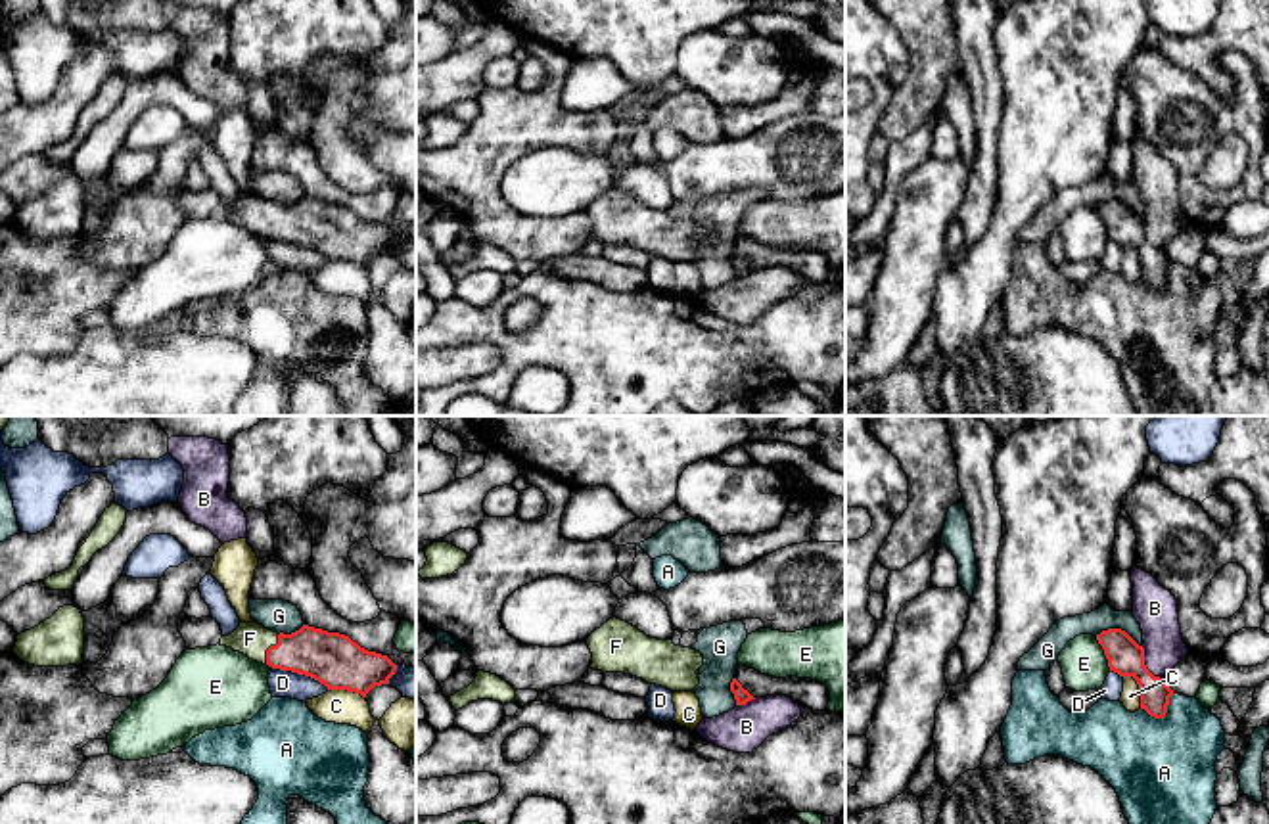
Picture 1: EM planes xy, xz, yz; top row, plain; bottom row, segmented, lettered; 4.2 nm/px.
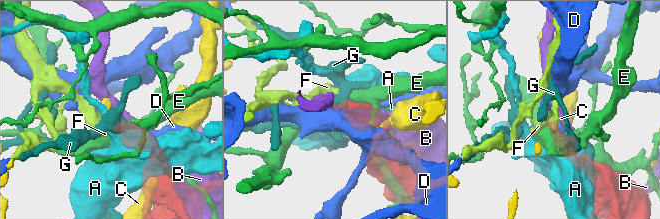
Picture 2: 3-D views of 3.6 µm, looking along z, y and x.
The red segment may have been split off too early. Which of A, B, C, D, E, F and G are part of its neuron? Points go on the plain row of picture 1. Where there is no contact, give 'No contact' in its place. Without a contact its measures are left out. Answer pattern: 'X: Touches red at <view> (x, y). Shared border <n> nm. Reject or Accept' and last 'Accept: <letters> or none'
A: Touches red at yz (1162, 288). Shared border 160 nm. Reject
B: Touches red at yz (1143, 234). Shared border 170 nm. Reject
C: Touches red at yz (1139, 261). Shared border 160 nm. Reject
D: Touches red at xy (299, 244). Shared border 260 nm. Reject
E: Touches red at yz (1105, 225). Shared border 160 nm. Reject
F: Touches red at xy (269, 219). Shared border 140 nm. Accept
G: Touches red at yz (1118, 200). Shared border 200 nm. Reject
Accept: F

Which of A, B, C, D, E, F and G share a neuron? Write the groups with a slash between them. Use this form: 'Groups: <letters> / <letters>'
Groups: A / B / C / D / E / F / G

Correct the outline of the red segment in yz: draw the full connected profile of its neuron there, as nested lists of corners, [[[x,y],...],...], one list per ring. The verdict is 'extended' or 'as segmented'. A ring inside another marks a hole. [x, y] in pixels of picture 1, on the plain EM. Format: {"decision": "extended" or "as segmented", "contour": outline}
{"decision": "as segmented", "contour": [[[1108,199],[1096,205],[1104,220],[1110,241],[1119,247],[1133,247],[1139,255],[1141,280],[1154,289],[1164,289],[1167,284],[1173,261],[1164,249],[1154,247],[1144,236],[1144,218],[1139,217],[1125,201]]]}

